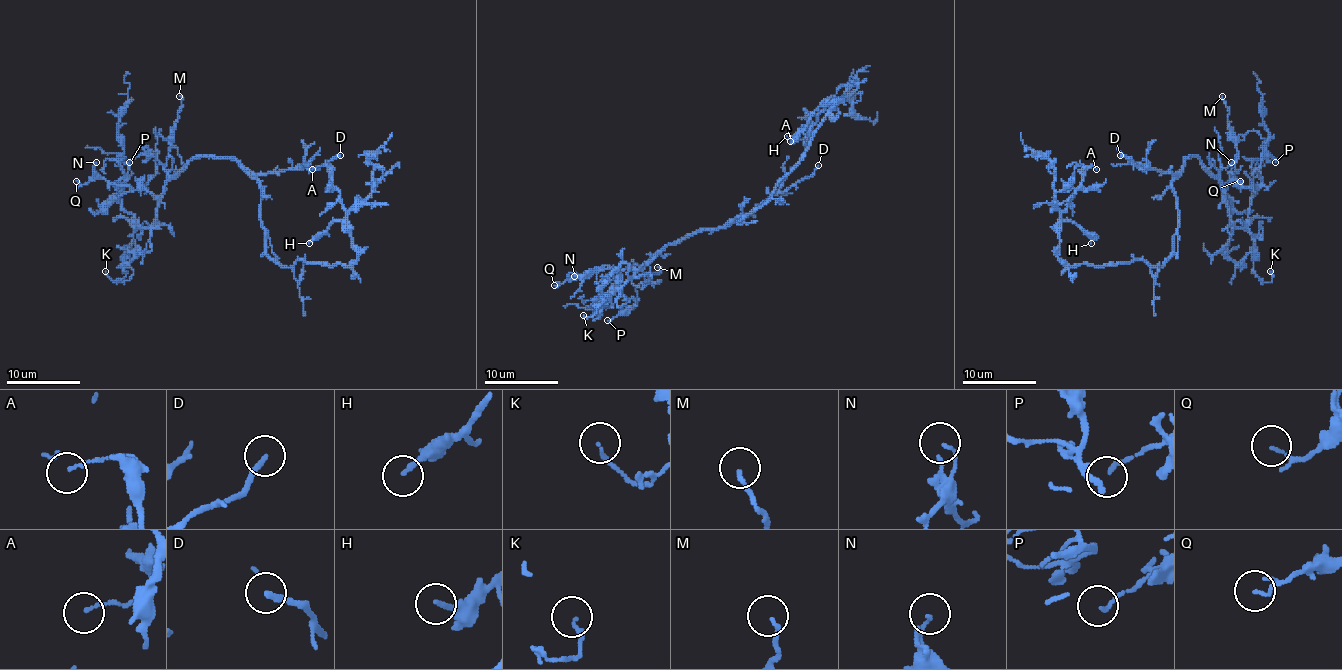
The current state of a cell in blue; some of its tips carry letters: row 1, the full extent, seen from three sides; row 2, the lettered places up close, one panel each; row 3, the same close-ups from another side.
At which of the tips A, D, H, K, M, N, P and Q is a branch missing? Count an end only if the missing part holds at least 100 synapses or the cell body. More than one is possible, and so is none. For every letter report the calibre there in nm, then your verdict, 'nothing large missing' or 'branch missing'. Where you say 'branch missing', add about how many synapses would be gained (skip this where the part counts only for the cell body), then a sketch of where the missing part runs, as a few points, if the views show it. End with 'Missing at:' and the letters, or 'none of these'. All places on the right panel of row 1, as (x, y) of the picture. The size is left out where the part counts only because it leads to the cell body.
A: calibre 100 nm; nothing large missing
D: calibre 200 nm; branch missing
H: calibre 170 nm; nothing large missing
K: calibre 140 nm; nothing large missing
M: calibre 130 nm; nothing large missing
N: calibre 110 nm; nothing large missing
P: calibre 140 nm; nothing large missing
Q: calibre 100 nm; nothing large missing
Missing at: D

